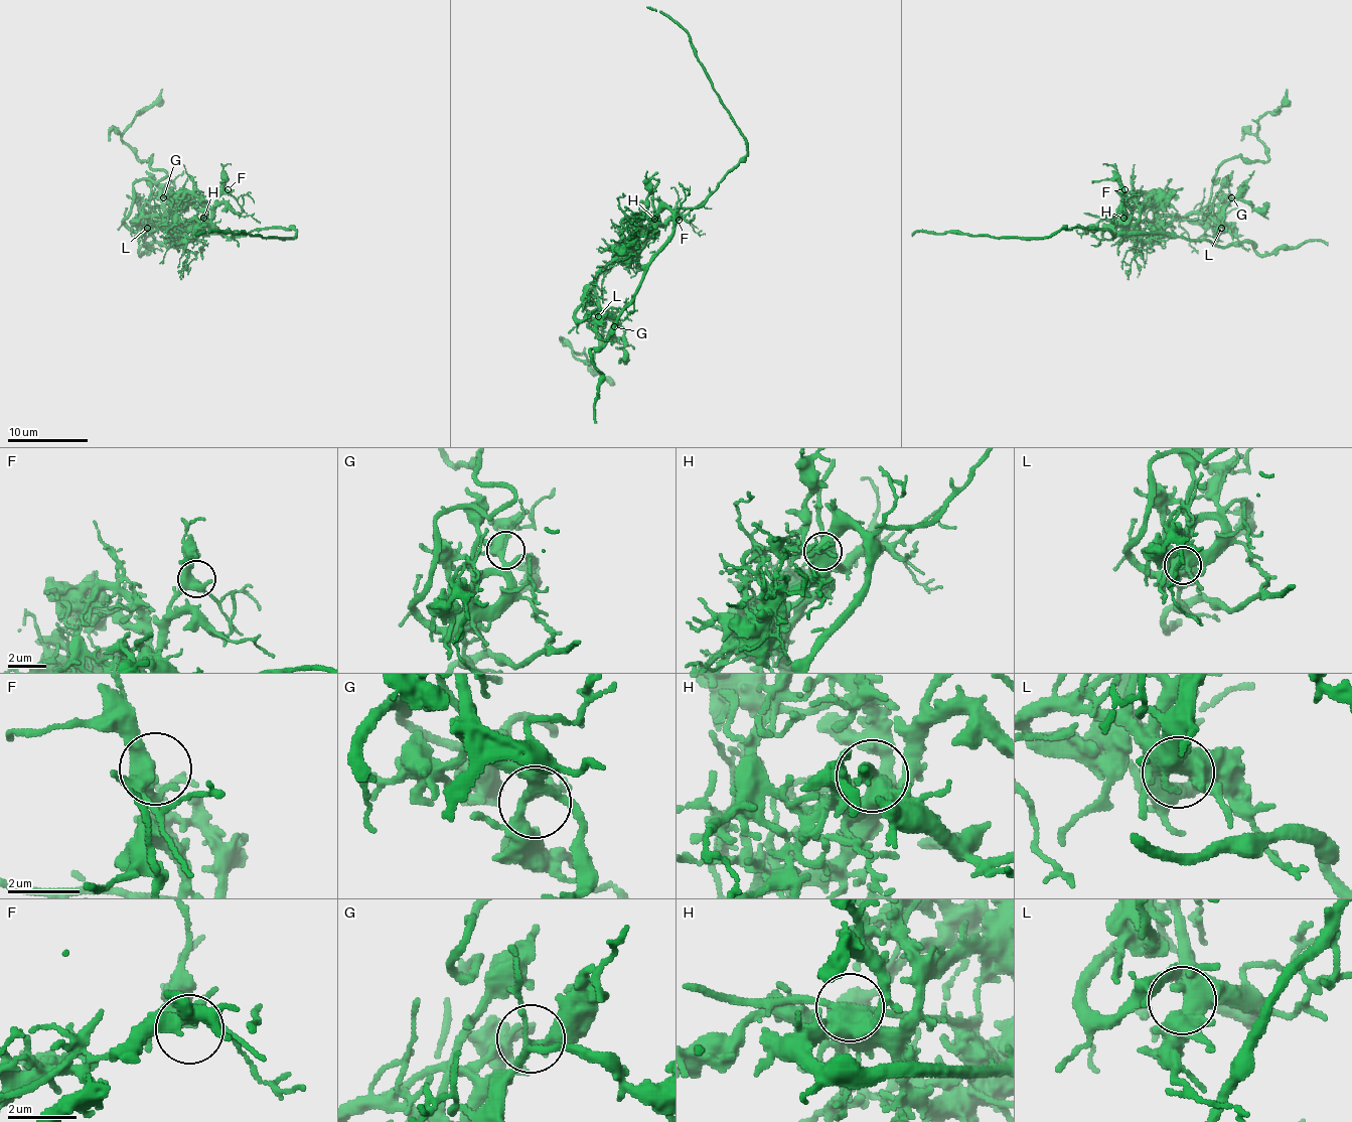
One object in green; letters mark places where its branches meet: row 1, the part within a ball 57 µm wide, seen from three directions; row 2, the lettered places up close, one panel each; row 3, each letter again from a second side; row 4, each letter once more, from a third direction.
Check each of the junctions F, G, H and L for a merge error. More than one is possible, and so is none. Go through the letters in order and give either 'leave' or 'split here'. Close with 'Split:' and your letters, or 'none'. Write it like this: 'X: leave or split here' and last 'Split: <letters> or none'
F: leave
G: leave
H: split here
L: leave
Split: H

